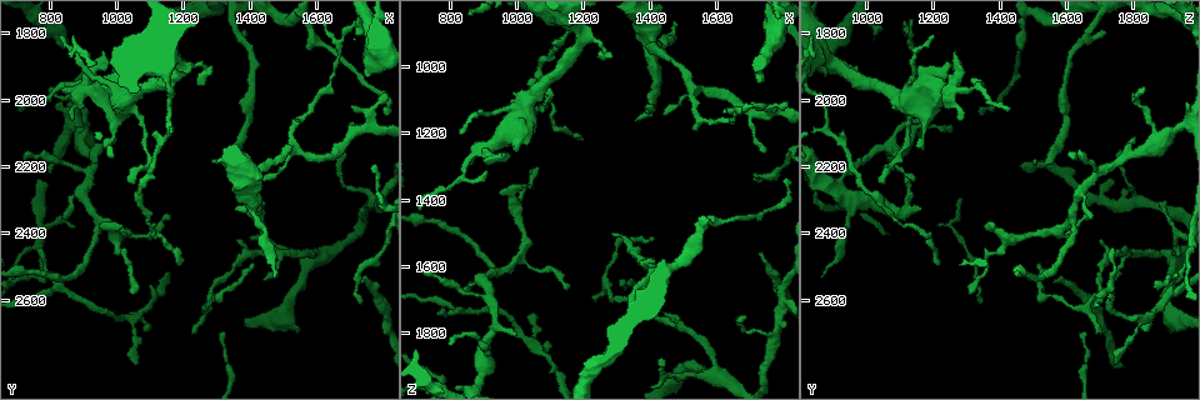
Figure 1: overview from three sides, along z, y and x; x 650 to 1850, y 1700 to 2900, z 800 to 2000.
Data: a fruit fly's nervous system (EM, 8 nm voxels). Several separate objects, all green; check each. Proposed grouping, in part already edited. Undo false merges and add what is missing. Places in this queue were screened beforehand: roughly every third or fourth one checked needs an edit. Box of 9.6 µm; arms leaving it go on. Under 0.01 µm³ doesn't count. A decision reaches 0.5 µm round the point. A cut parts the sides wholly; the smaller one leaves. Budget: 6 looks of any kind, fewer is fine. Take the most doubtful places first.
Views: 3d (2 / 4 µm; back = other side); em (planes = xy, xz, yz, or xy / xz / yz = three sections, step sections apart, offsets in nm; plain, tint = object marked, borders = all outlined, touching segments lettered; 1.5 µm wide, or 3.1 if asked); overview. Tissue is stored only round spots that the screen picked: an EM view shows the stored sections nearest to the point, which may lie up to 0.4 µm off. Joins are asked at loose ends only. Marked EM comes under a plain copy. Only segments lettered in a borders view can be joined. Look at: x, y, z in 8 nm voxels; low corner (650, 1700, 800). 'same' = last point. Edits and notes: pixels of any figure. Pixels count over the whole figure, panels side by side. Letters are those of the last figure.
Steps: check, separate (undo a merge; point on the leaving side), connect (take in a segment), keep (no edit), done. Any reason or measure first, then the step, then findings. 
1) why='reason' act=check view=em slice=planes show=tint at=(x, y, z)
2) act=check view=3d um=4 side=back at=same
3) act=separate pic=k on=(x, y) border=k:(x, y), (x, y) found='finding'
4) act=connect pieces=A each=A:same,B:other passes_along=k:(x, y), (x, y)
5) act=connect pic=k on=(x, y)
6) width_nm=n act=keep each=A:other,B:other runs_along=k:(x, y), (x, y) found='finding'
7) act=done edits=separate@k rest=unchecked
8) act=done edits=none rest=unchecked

why='free end' act=check view=em slice=planes show=borders at=(840, 1800, 1190)

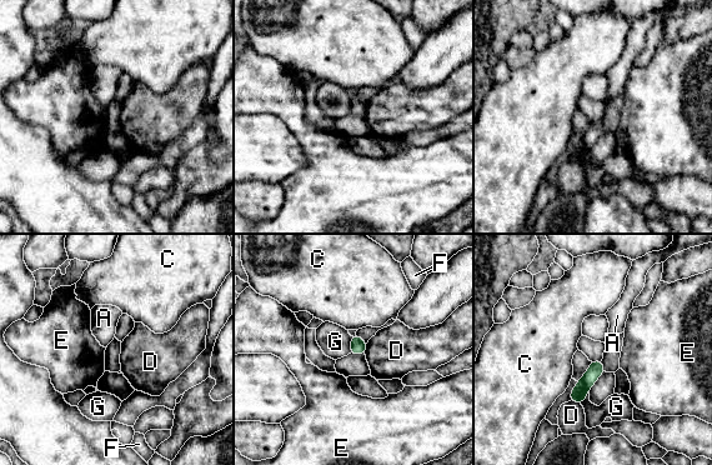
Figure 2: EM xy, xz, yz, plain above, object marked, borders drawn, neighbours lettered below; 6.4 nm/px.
width_nm=100 act=keep each=A:other,C:other,D:other,E:other,F:other,G:other runs_along=2:(600, 364), (572, 398) found='none of them fits'

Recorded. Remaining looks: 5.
why='tapers out' act=check view=3d um=2 at=(1430, 2300, 1880)

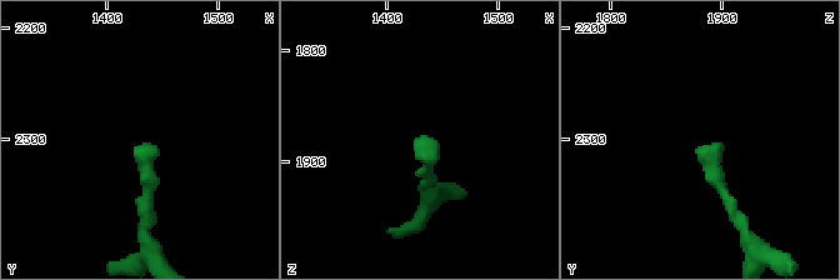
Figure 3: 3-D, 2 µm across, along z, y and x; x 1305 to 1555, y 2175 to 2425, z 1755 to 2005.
act=check view=em slice=xz step=8 show=borders at=(1434, 2302, 1884)

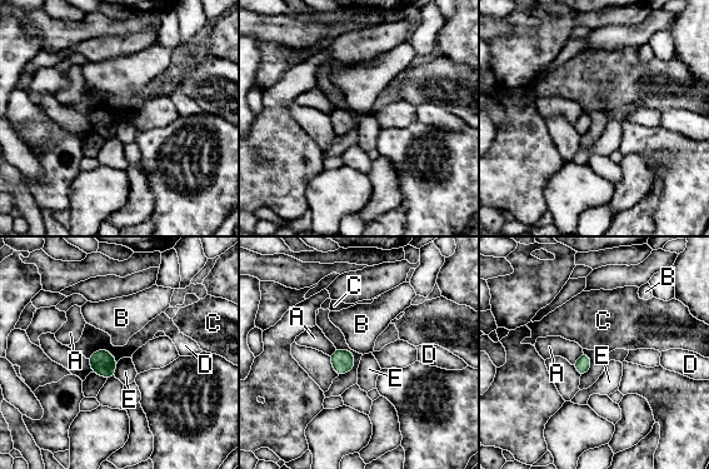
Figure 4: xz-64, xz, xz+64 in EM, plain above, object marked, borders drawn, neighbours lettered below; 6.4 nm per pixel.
act=keep each=A:other,B:other,C:other,D:other,E:other border=4:(88, 358), (106, 349), (116, 363) found='none of them fits'

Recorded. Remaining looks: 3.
act=check view=em slice=planes show=borders at=(1100, 2690, 1820)

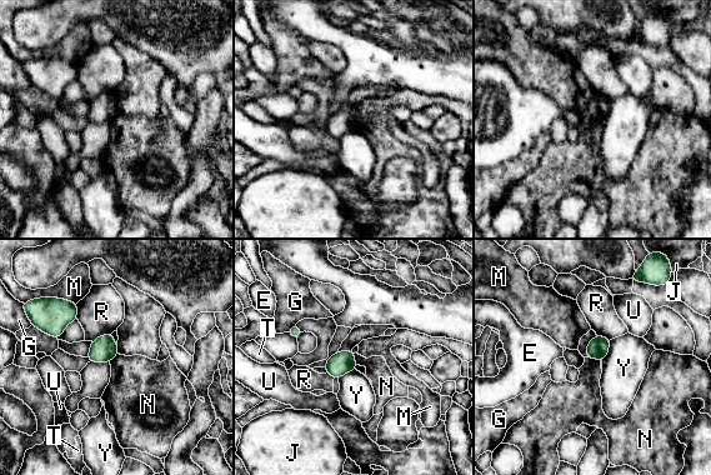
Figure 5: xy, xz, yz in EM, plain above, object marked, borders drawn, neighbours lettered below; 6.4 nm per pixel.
act=keep each=E:other,G:other,J:other,M:other,N:other,R:other,T:other,U:other,Y:other border=5:(585, 358), (595, 358), (600, 361) found='none of them fits'

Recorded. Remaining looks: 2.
act=done edits=none rest=unchecked

